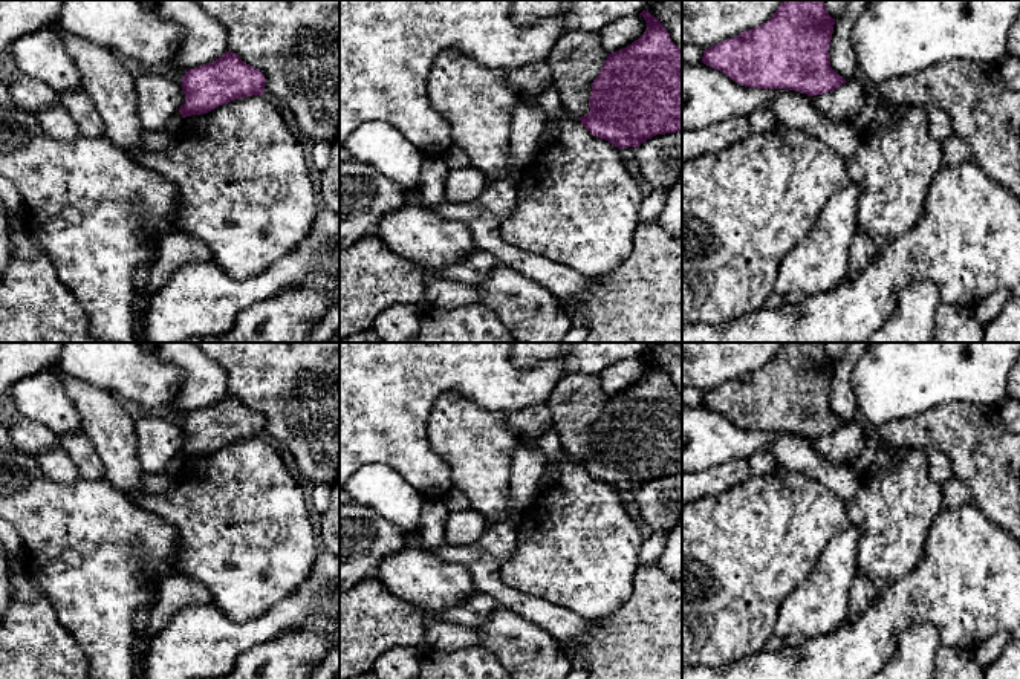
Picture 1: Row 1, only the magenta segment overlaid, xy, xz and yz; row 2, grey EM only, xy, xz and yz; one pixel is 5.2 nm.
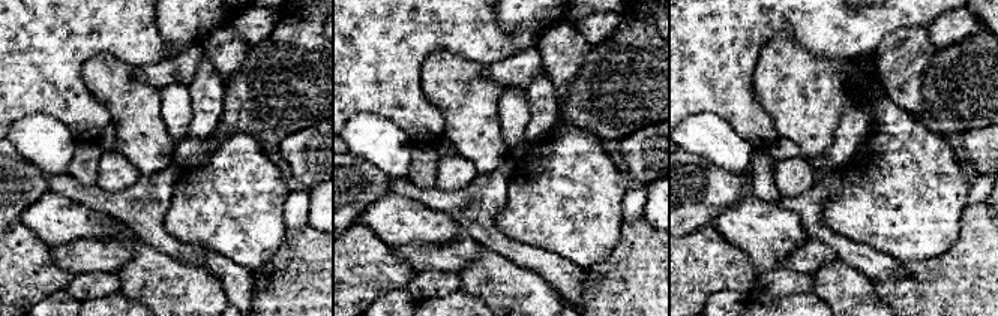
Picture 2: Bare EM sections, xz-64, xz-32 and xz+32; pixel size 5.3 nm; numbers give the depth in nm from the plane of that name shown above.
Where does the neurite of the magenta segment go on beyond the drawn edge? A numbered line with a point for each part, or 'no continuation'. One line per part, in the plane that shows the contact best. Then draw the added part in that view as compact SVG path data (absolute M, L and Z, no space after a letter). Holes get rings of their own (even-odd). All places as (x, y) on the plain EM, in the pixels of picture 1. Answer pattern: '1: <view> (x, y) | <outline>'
no continuation

